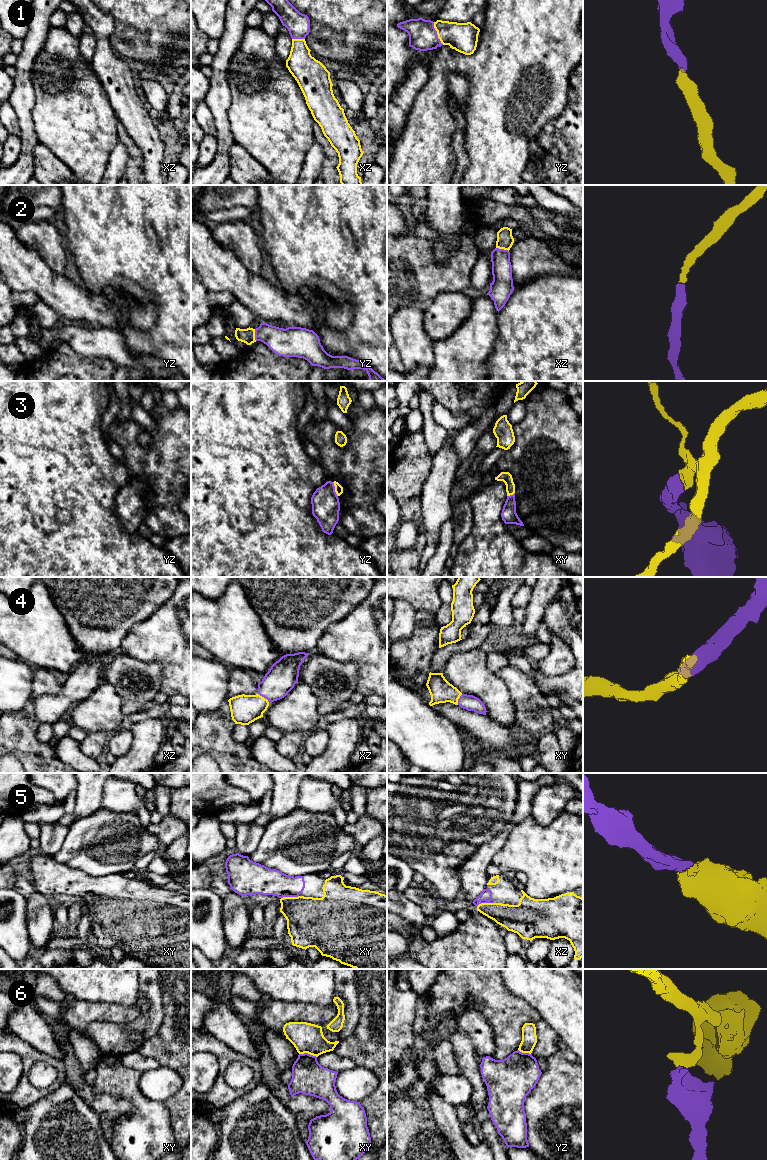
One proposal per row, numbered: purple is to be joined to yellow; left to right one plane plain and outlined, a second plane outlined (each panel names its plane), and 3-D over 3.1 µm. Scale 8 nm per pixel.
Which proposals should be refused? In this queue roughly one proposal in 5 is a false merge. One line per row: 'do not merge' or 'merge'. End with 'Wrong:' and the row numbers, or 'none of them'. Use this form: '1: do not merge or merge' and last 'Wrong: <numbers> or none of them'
1: merge
2: merge
3: merge
4: merge
5: merge
6: do not merge
Wrong: 6

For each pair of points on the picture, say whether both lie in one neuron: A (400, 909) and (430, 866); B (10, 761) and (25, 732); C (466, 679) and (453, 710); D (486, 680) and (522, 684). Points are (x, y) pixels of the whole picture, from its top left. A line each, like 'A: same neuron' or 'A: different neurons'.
A: different neurons
B: different neurons
C: different neurons
D: different neurons

